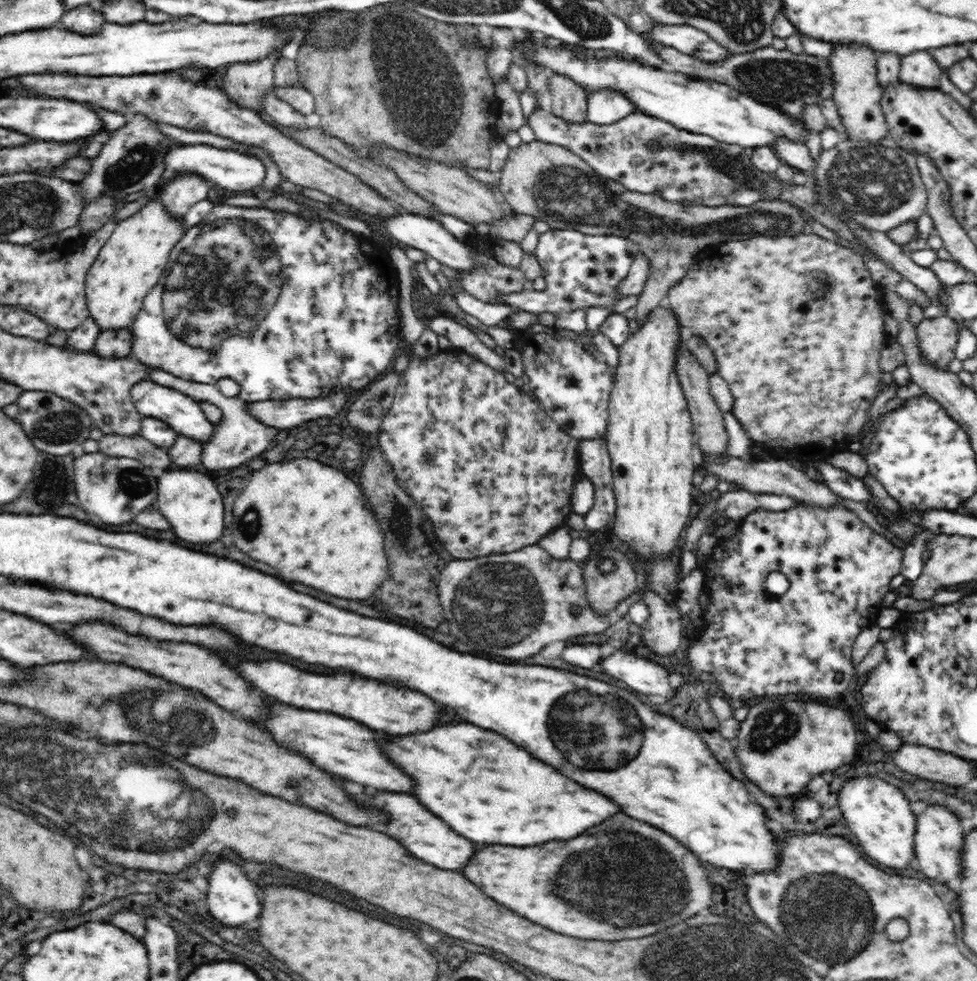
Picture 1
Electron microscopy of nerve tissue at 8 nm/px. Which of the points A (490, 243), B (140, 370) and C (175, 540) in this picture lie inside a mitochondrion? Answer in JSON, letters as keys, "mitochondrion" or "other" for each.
{"A":"other","B":"other","C":"other"}

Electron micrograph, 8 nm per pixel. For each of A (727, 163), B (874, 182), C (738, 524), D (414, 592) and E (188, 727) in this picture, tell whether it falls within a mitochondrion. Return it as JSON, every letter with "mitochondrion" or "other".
{"A":"mitochondrion","B":"mitochondrion","C":"other","D":"other","E":"mitochondrion"}

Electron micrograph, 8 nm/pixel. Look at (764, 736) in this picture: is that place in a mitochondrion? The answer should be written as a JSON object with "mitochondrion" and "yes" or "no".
{"mitochondrion":"yes"}

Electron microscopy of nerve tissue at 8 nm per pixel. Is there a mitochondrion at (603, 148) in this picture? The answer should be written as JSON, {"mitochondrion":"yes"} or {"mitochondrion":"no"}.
{"mitochondrion":"yes"}

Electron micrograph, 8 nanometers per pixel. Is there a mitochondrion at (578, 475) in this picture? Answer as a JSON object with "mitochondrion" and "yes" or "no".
{"mitochondrion":"no"}

